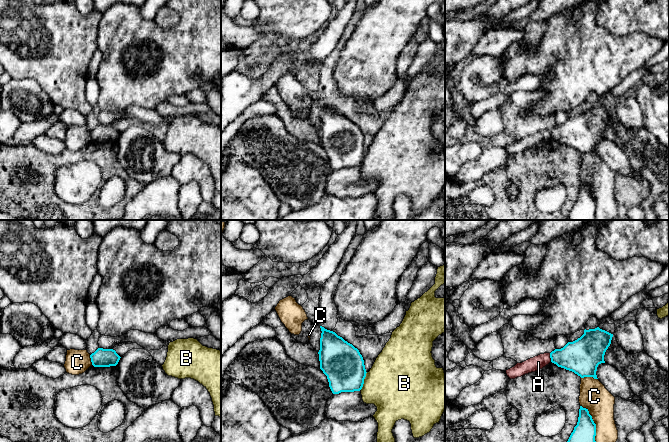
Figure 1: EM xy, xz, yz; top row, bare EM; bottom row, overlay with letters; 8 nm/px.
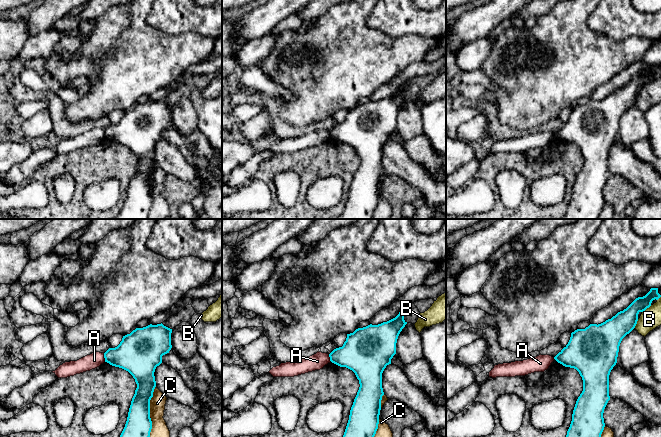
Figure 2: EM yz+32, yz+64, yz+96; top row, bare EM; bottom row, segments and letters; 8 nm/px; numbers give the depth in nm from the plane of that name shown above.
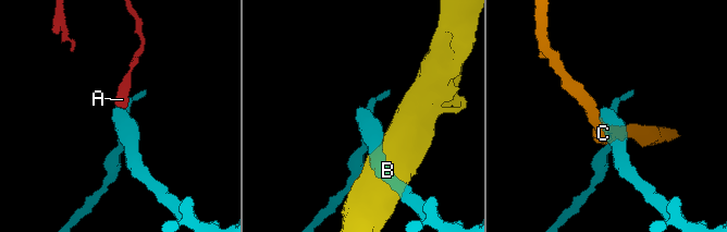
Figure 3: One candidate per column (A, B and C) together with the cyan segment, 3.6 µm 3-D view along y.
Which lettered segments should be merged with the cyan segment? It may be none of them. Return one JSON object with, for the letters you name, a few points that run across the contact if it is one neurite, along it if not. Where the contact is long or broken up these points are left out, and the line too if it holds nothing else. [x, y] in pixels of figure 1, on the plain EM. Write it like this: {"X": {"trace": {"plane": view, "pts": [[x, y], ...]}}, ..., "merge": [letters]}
{"merge": []}

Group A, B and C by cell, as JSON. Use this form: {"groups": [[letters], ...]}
{"groups": [["A"], ["B"], ["C"]]}

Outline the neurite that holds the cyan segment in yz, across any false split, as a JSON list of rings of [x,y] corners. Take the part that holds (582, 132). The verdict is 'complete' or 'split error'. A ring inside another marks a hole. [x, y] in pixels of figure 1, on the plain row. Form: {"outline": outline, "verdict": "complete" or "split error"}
{"outline": [[[600,105],[584,106],[584,110],[573,118],[568,118],[563,124],[555,125],[550,129],[551,138],[558,143],[572,147],[581,154],[593,153],[598,155],[596,151],[597,143],[601,139],[605,139],[604,131],[611,120],[613,110]]], "verdict": "complete"}

